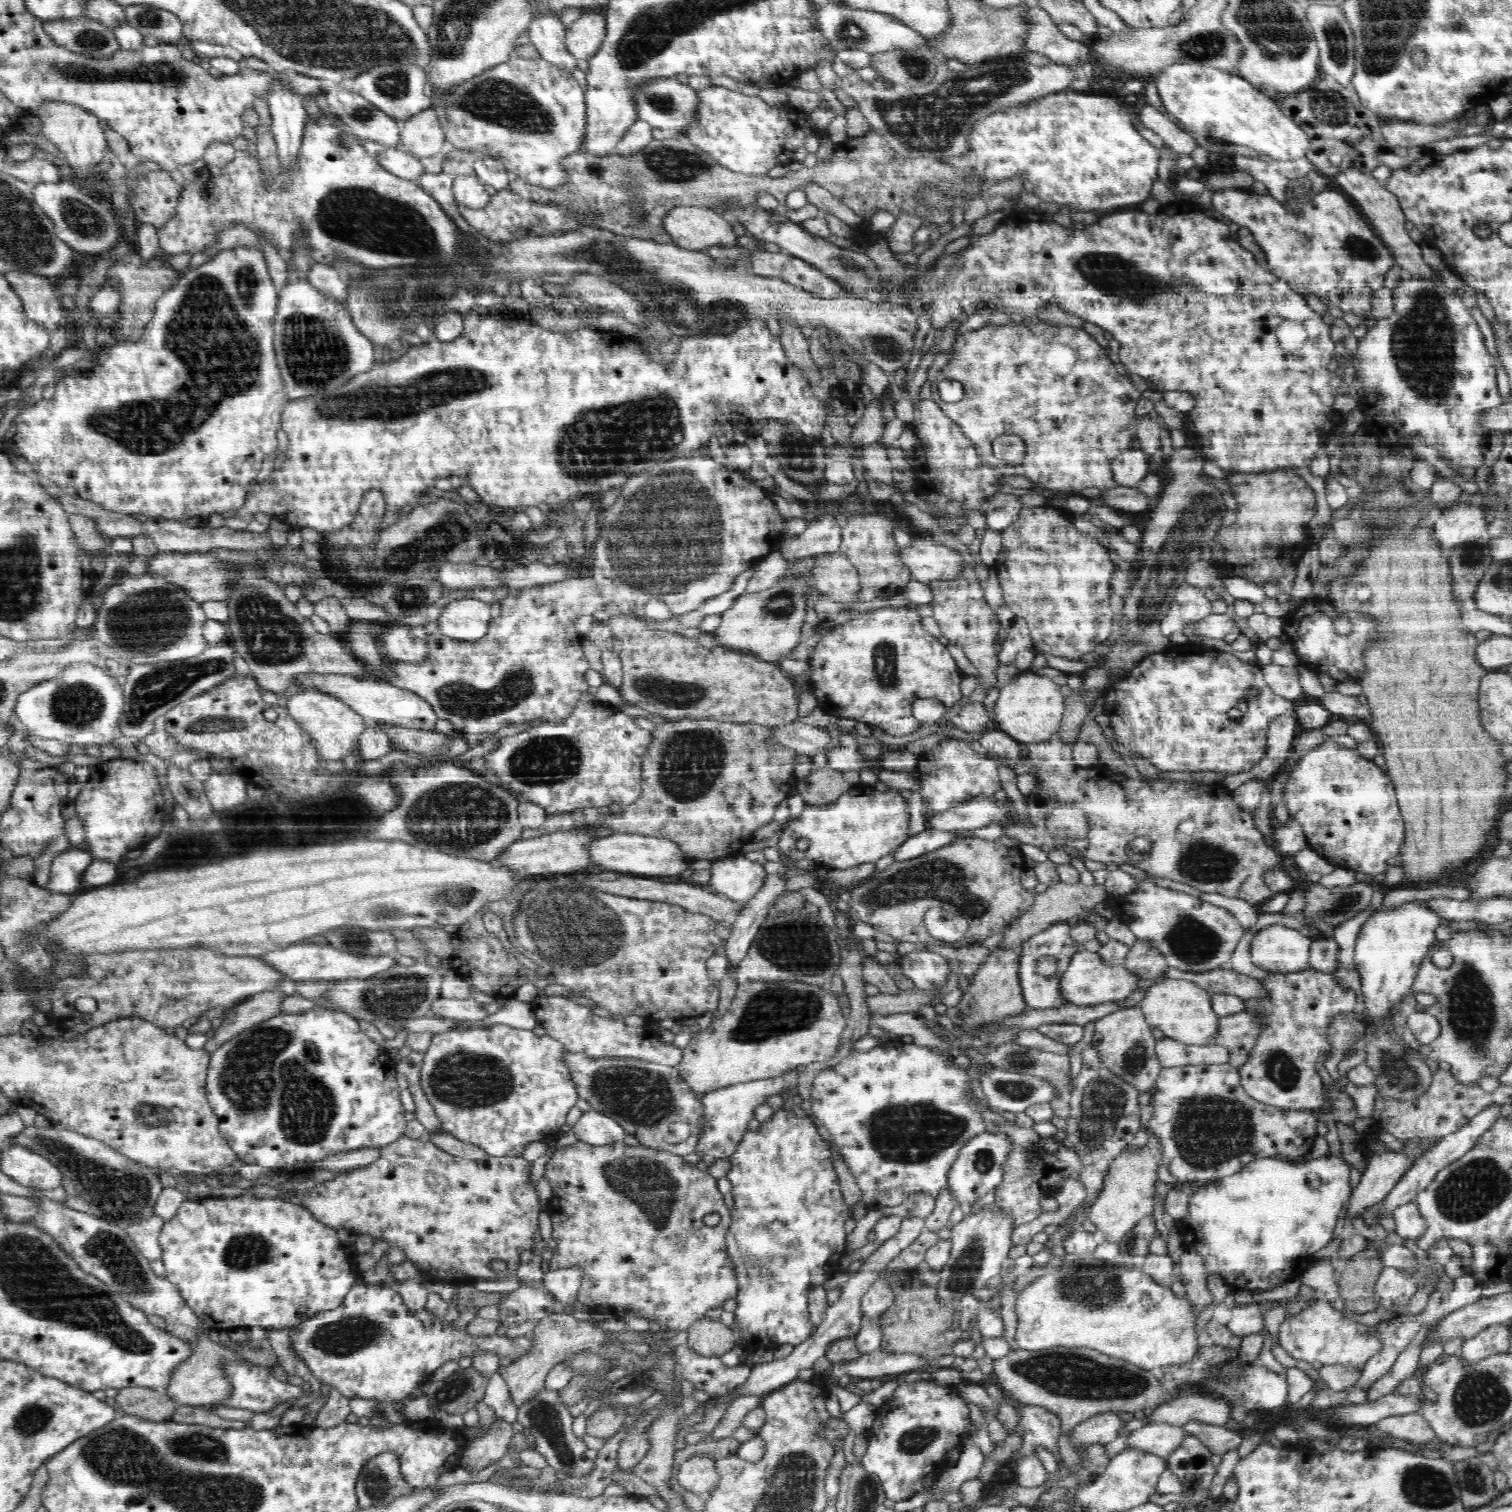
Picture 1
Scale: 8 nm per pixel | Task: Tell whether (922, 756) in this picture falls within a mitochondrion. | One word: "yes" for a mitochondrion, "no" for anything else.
no

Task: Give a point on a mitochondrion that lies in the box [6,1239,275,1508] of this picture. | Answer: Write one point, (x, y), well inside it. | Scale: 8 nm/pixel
(32, 1419)

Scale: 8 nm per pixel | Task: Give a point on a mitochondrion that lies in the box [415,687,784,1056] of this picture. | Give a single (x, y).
(565, 923)

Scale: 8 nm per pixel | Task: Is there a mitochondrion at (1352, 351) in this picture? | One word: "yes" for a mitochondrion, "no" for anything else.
no

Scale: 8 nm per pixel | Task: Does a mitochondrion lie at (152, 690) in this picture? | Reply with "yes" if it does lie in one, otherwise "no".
yes

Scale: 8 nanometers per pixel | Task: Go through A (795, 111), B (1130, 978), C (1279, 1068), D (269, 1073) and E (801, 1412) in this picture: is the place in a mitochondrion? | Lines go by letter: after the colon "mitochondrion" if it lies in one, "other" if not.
A: other
B: other
C: mitochondrion
D: mitochondrion
E: other

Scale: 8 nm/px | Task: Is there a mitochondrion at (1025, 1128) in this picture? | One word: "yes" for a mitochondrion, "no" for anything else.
no

